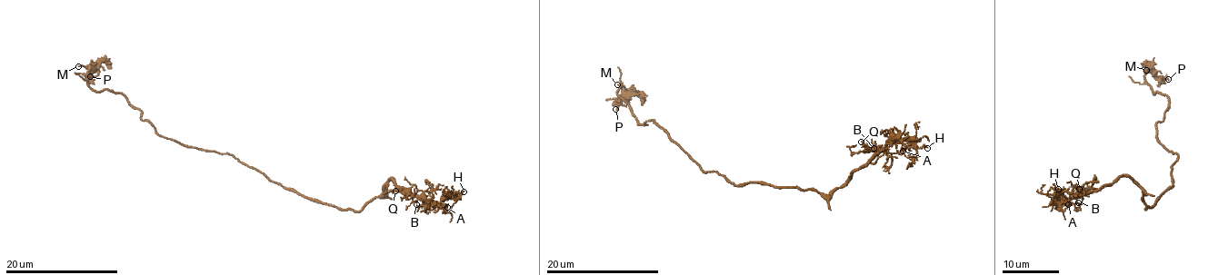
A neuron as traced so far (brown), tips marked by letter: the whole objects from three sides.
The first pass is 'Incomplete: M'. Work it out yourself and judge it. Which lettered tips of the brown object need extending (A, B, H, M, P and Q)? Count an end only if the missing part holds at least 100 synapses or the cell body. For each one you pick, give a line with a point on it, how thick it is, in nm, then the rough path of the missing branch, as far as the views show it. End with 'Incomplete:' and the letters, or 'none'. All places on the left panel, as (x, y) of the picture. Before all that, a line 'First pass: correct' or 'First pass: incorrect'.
First pass: incorrect
Incomplete: none

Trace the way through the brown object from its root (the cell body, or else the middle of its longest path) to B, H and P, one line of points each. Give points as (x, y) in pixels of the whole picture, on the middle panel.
B: (732, 182), (797, 186), (829, 195), (883, 150), (873, 148)
H: (732, 182), (797, 186), (829, 195), (889, 142), (906, 139), (927, 148)
P: (732, 182), (717, 171), (703, 171), (654, 121), (638, 124), (617, 93), (623, 87), (625, 94), (615, 109)

